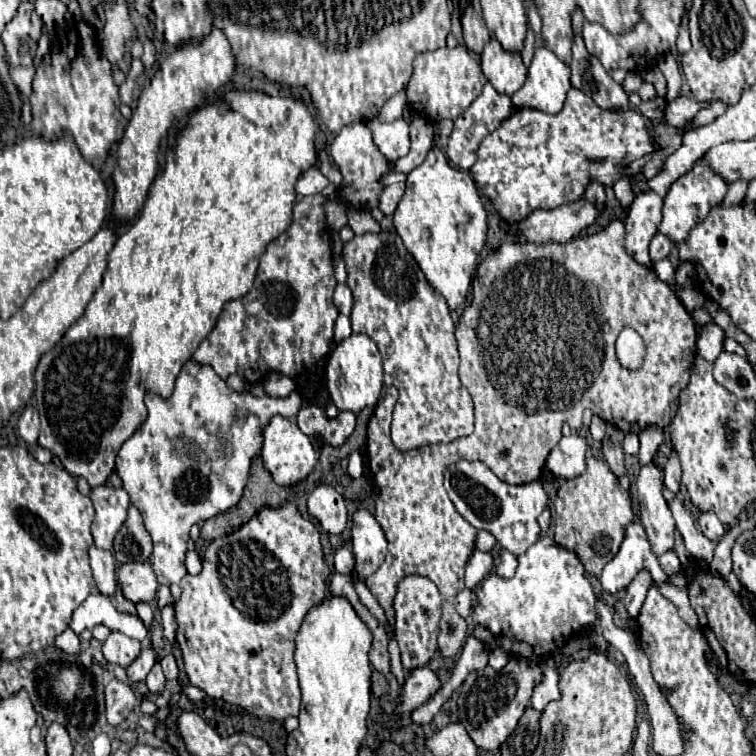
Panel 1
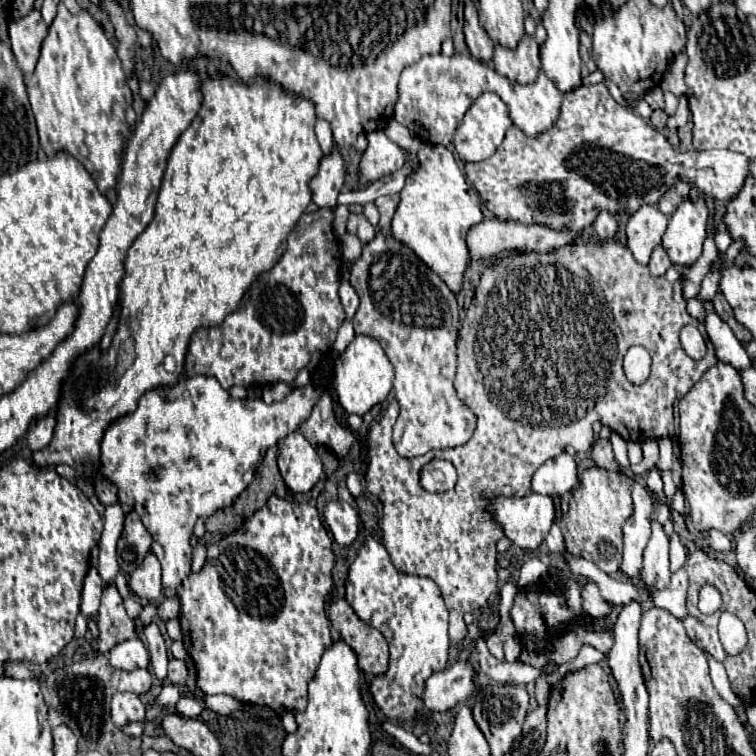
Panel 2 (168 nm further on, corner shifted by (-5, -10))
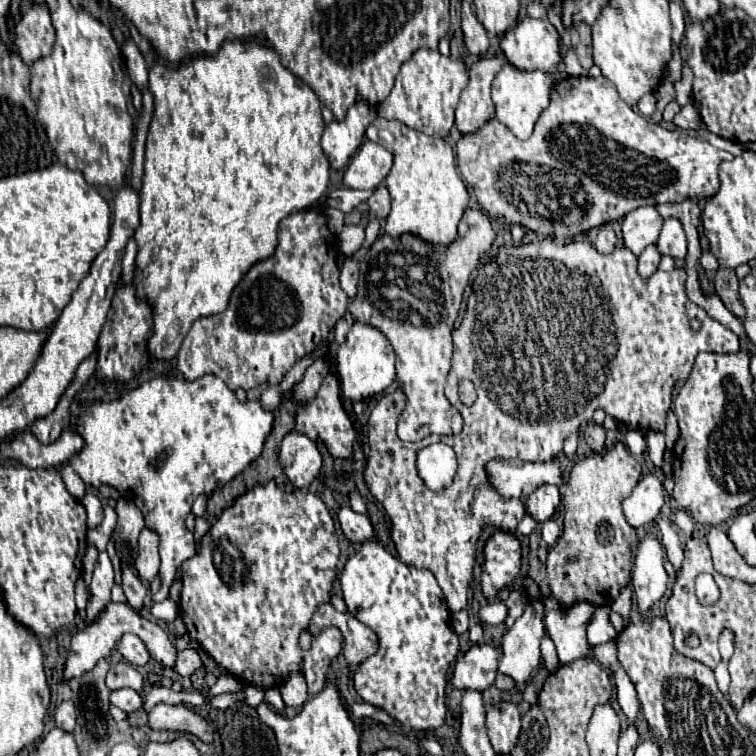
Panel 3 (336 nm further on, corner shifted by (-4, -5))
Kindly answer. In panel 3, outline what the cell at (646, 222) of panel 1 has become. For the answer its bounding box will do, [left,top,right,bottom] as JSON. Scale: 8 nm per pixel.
[621,207,663,255]

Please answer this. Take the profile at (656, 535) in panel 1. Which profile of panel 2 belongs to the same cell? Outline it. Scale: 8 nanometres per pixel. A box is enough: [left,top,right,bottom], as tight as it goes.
[642,520,670,588]

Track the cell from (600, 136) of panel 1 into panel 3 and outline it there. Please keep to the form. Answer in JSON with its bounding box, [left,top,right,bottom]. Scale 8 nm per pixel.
[455,77,733,237]

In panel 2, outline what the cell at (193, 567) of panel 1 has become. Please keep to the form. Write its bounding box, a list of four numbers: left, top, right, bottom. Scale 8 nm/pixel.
[192,544,206,572]

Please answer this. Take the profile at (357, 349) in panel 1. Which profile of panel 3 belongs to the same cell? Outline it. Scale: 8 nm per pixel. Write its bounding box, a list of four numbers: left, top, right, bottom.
[337,321,395,401]

